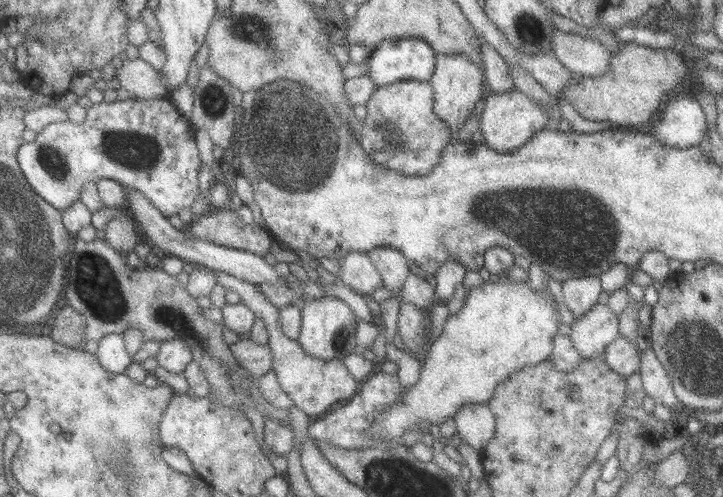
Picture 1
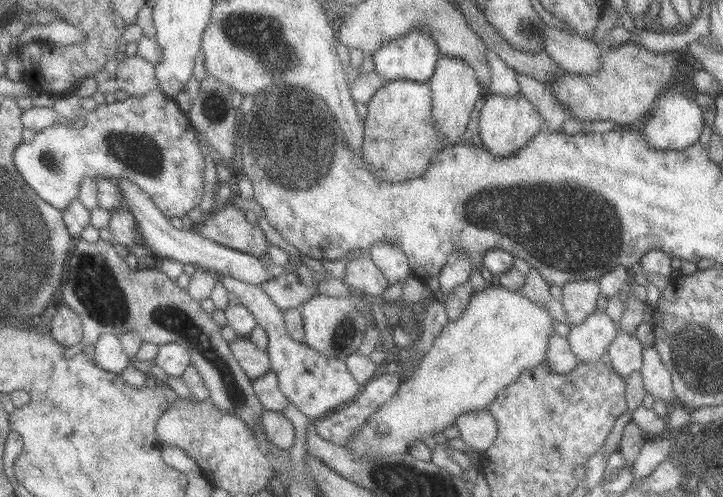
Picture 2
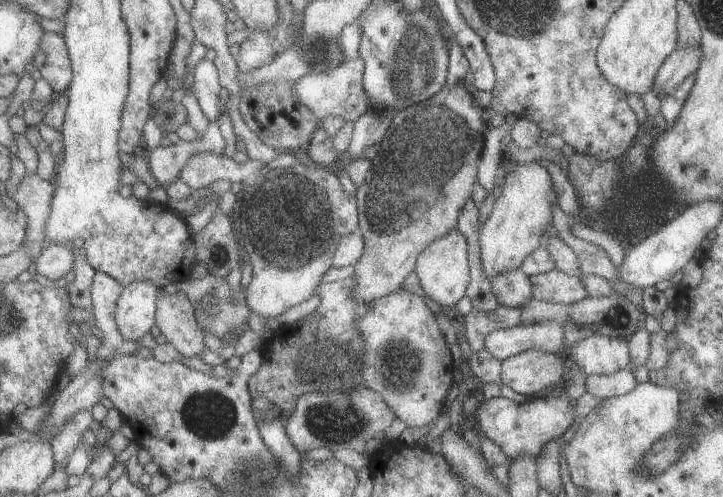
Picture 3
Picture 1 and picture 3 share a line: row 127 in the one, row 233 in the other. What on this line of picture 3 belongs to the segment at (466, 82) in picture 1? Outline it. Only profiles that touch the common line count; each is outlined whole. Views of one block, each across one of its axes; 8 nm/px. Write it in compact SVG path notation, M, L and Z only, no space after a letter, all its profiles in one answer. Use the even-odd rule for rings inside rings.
M453 229L444 237L426 246L421 256L418 256L414 271L420 279L420 286L426 296L438 303L440 307L454 306L465 296L470 281L467 249L467 239L457 229Z

